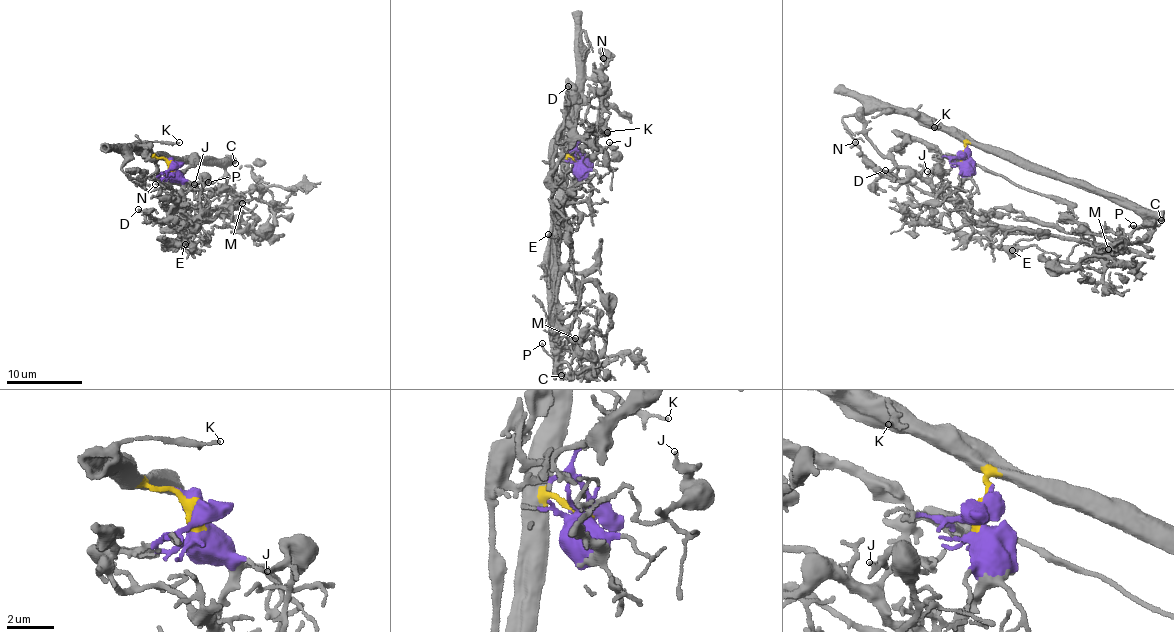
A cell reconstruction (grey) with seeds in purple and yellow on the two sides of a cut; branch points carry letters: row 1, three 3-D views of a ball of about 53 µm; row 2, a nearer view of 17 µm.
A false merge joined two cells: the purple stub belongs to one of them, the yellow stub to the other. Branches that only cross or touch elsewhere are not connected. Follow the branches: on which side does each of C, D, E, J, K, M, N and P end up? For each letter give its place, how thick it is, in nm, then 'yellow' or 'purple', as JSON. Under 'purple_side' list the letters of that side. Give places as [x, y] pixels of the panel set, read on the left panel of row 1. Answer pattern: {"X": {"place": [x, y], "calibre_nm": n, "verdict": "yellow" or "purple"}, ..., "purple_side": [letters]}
{"C": {"place": [235, 163], "calibre_nm": 600, "verdict": "yellow"}, "D": {"place": [138, 209], "calibre_nm": 180, "verdict": "purple"}, "E": {"place": [185, 244], "calibre_nm": 130, "verdict": "purple"}, "J": {"place": [194, 184], "calibre_nm": 160, "verdict": "purple"}, "K": {"place": [179, 142], "calibre_nm": 80, "verdict": "yellow"}, "M": {"place": [242, 203], "calibre_nm": 190, "verdict": "purple"}, "N": {"place": [155, 184], "calibre_nm": 120, "verdict": "purple"}, "P": {"place": [208, 182], "calibre_nm": 130, "verdict": "yellow"}, "purple_side": ["D", "E", "J", "M", "N"]}

